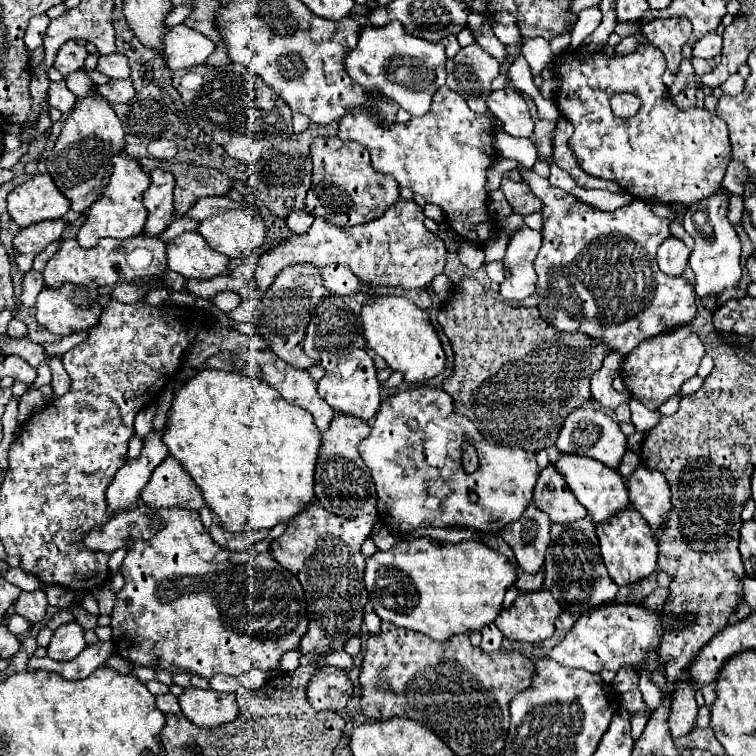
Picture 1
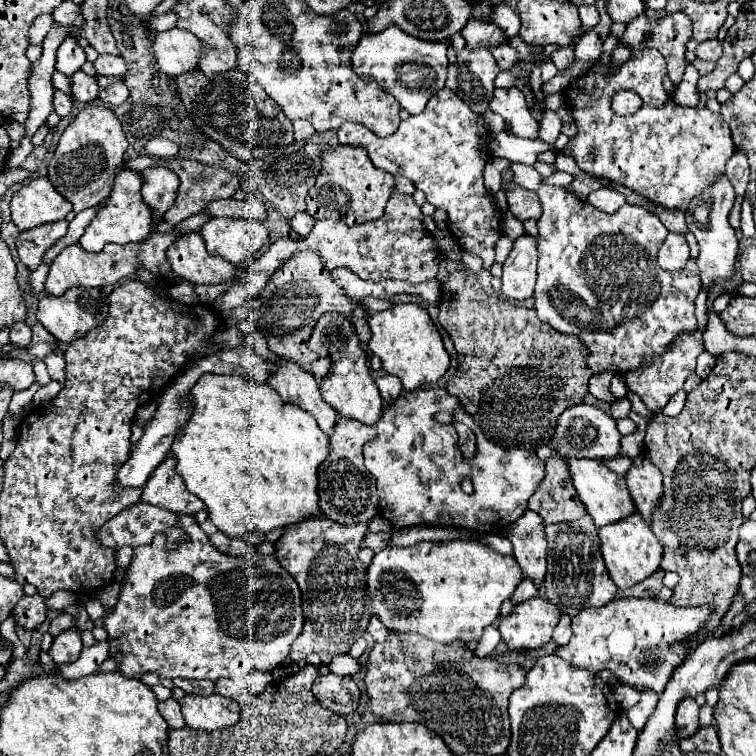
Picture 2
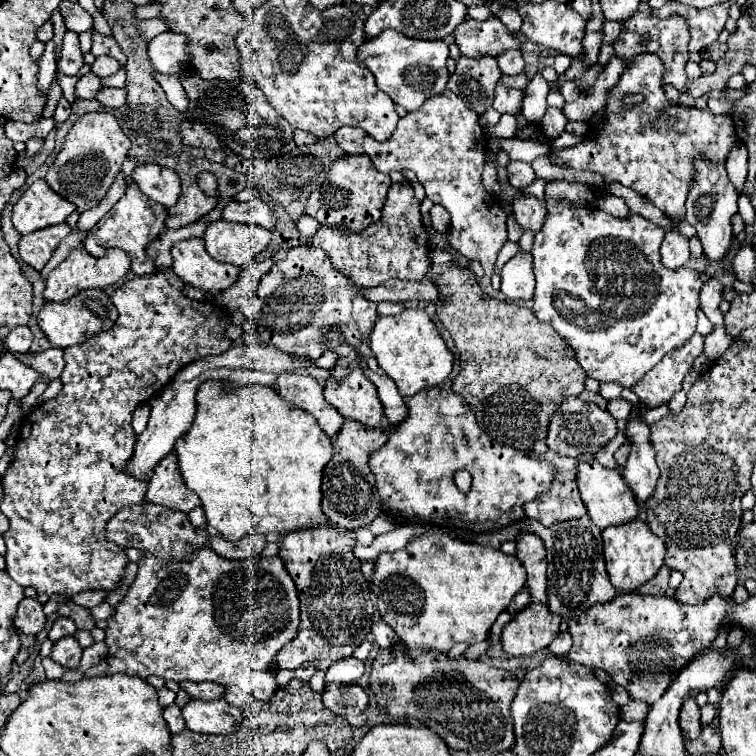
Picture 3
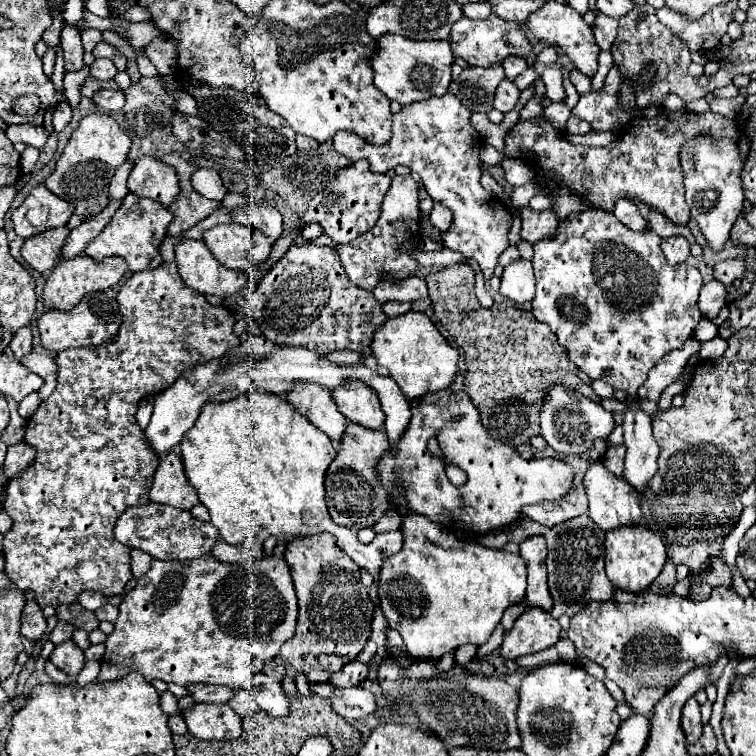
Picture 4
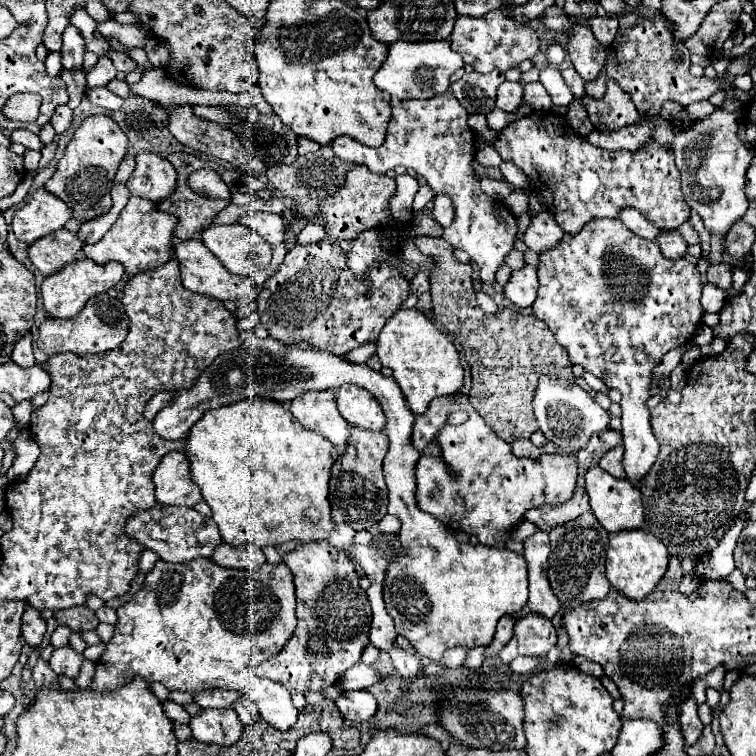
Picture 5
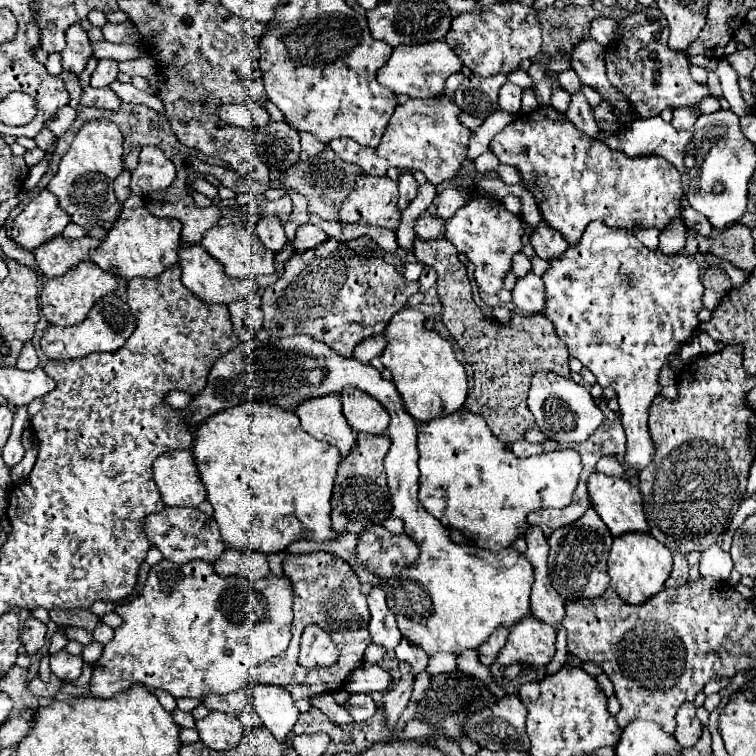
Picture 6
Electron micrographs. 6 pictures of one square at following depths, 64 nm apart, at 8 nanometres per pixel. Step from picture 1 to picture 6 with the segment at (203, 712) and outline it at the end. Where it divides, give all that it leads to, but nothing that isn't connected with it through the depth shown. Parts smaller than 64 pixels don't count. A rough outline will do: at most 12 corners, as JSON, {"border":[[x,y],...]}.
{"border":[[210,712],[196,722],[202,742],[228,752],[242,740],[238,716]]}

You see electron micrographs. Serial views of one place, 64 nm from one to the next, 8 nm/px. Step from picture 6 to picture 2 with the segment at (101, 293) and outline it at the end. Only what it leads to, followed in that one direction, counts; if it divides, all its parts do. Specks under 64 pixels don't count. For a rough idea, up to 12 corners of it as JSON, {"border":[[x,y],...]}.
{"border":[[178,234],[106,244],[98,254],[66,246],[52,262],[46,294],[104,288],[146,266],[166,276]]}

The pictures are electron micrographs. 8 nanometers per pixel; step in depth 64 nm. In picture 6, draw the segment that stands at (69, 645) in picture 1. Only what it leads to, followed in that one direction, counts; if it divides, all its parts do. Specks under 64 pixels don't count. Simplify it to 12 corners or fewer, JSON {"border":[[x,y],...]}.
{"border":[[66,650],[50,656],[50,670],[60,680],[76,680],[82,656]]}

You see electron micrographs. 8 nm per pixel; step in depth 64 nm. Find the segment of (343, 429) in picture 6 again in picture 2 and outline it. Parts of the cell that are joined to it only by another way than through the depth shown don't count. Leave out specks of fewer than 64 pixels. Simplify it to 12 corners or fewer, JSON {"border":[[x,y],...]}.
{"border":[[282,362],[268,384],[288,404],[310,412],[330,434],[338,412],[318,382],[294,362]]}

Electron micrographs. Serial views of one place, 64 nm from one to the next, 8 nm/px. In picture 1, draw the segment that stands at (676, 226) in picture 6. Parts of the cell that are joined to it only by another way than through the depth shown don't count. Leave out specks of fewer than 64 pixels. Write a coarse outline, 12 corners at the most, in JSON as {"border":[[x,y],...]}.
{"border":[[670,236],[658,248],[662,272],[680,276],[690,248]]}

